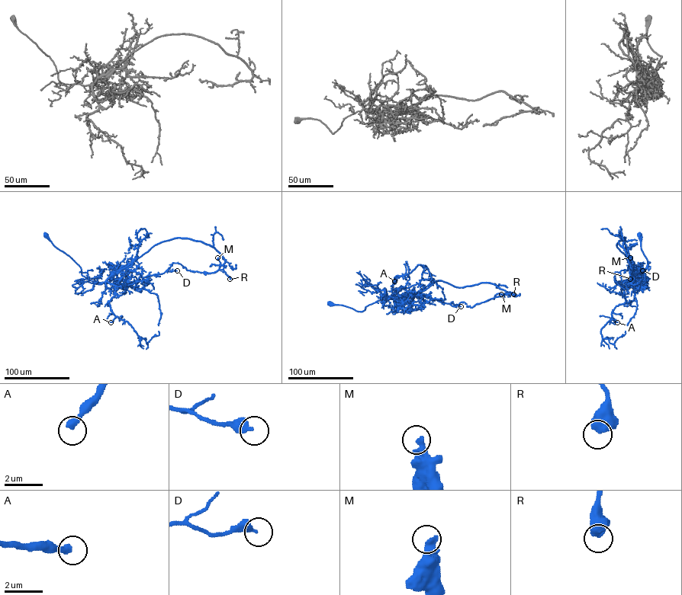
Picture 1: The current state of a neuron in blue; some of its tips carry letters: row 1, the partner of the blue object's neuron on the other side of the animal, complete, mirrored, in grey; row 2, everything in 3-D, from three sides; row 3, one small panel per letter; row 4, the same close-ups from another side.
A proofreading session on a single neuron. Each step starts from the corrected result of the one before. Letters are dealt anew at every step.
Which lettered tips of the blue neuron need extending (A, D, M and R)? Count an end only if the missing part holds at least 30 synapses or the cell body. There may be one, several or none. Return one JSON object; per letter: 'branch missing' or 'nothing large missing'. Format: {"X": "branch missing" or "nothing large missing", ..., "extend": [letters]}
{"A": "branch missing", "D": "nothing large missing", "M": "nothing large missing", "R": "nothing large missing", "extend": ["A"]}

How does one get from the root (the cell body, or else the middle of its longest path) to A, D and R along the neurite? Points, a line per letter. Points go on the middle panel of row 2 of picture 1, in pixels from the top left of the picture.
A: (329, 303), (362, 311), (366, 306), (390, 296), (399, 288), (393, 289), (394, 277), (398, 276), (394, 281)
D: (329, 303), (362, 311), (366, 306), (385, 296), (394, 298), (420, 294), (452, 306), (461, 306)
R: (329, 303), (362, 311), (385, 296), (394, 298), (419, 292), (438, 280), (458, 287), (490, 283), (513, 294)

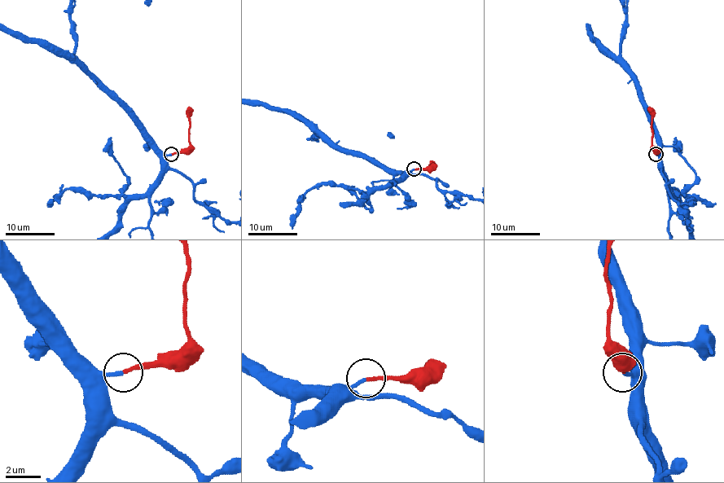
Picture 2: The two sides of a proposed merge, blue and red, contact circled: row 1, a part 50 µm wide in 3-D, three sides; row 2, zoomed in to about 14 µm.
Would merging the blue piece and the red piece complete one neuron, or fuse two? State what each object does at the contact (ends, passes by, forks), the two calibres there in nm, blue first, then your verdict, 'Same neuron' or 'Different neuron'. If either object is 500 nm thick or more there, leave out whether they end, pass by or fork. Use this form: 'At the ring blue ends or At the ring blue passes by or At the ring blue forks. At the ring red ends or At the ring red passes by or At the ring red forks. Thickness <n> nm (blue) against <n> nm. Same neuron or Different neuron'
At the ring blue ends. At the ring red ends. Thickness 200 nm (blue) against 200 nm. Same neuron

